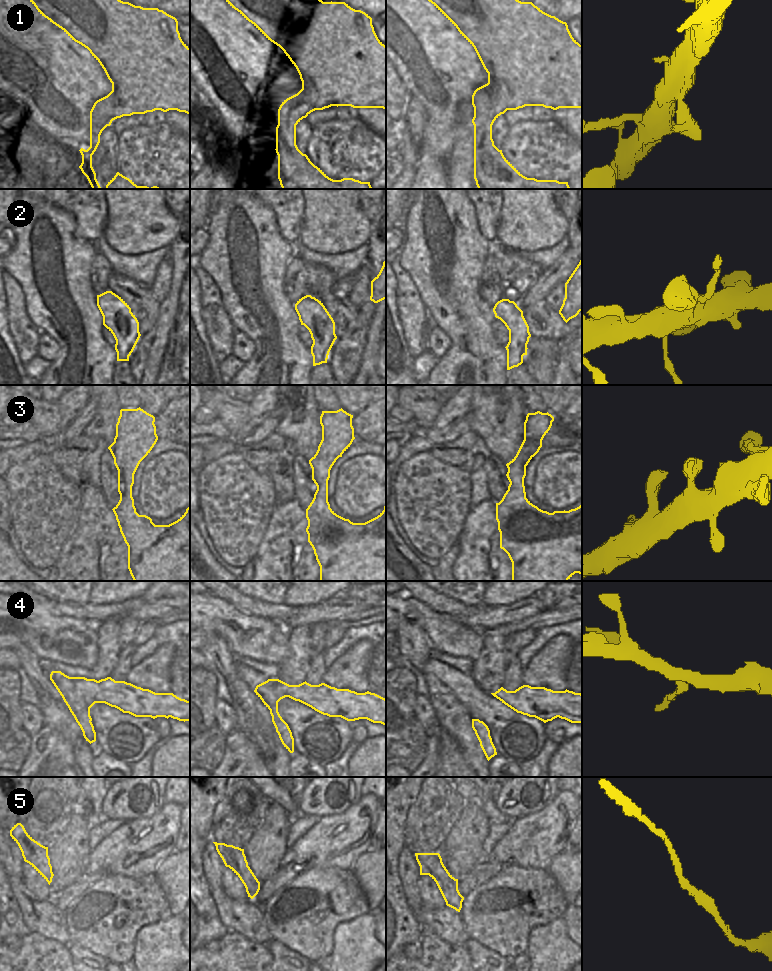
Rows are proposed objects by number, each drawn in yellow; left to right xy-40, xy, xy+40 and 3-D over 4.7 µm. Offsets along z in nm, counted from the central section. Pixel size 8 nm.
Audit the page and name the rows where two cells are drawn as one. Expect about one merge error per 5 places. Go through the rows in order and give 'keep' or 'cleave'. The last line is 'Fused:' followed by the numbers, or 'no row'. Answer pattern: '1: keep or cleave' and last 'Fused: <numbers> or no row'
1: keep
2: keep
3: keep
4: cleave
5: keep
Fused: 4

